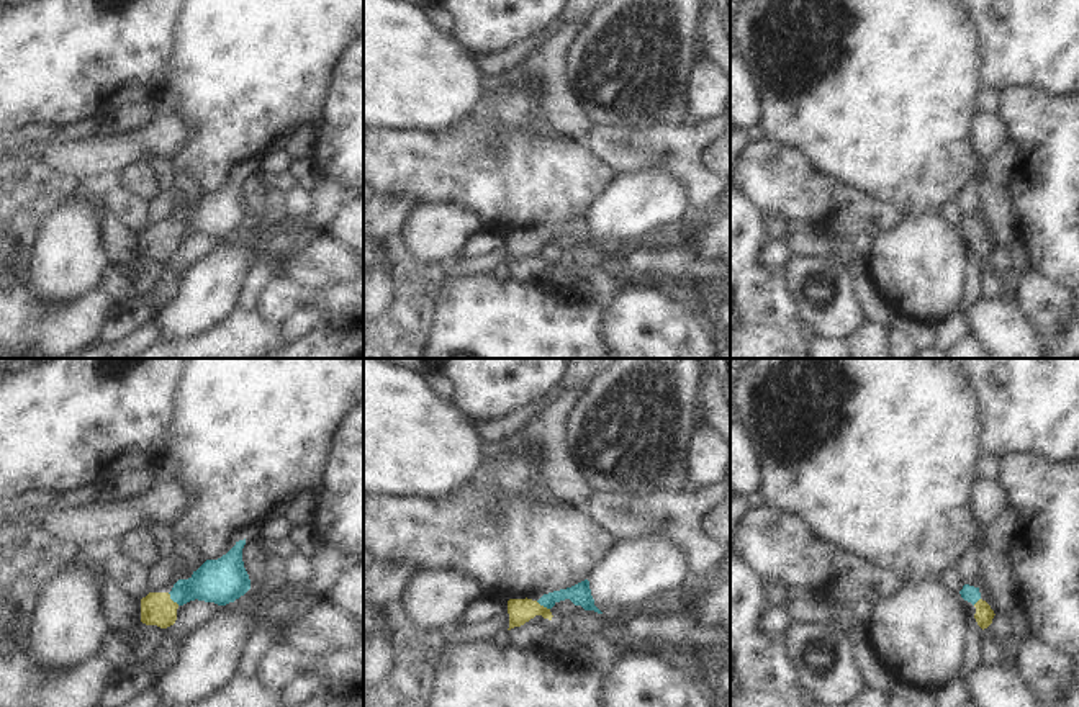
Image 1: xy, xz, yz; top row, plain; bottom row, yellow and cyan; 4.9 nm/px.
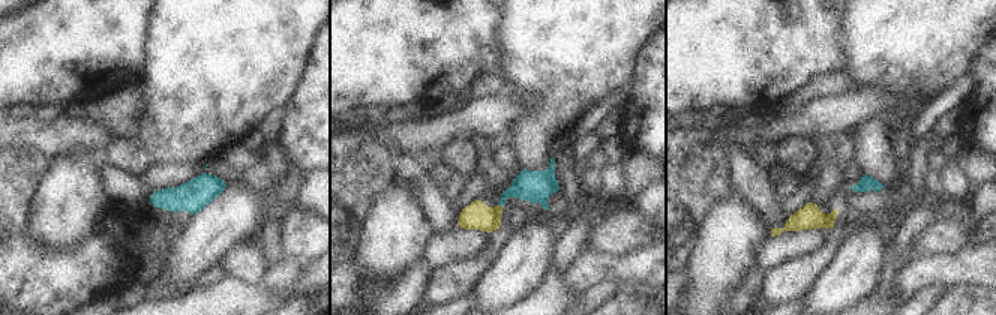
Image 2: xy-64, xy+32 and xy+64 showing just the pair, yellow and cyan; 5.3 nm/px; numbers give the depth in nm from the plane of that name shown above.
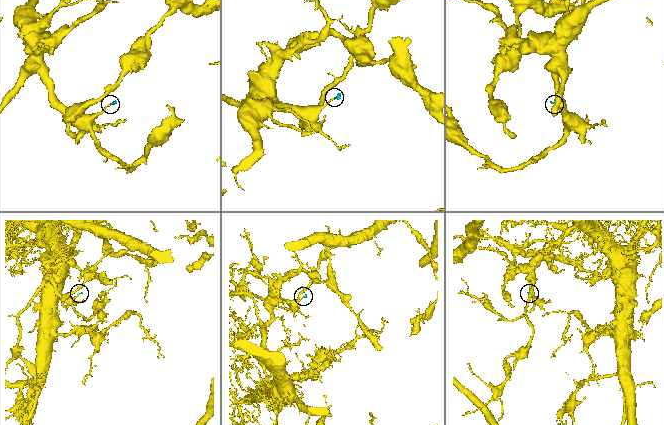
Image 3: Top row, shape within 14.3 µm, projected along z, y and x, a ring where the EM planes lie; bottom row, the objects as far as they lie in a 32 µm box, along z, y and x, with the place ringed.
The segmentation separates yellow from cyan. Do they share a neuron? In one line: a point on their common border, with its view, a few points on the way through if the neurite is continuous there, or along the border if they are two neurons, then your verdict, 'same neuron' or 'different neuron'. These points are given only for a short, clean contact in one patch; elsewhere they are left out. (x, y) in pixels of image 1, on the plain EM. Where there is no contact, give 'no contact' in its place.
meets yellow in xy at (171, 233); runs through xy (158, 243), (171, 233), (185, 223), (218, 215); same neuron

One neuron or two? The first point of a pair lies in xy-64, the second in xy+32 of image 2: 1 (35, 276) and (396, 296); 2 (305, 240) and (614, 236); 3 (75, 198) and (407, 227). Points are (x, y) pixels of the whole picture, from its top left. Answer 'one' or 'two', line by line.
1: one
2: one
3: one

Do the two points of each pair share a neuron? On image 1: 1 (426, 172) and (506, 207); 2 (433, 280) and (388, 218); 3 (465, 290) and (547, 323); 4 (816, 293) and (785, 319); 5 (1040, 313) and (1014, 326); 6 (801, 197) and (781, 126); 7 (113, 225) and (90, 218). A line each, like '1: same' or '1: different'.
1: same
2: same
3: same
4: different
5: different
6: different
7: different

